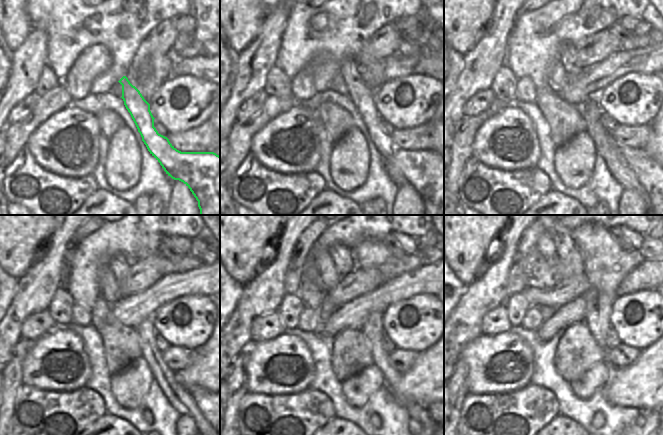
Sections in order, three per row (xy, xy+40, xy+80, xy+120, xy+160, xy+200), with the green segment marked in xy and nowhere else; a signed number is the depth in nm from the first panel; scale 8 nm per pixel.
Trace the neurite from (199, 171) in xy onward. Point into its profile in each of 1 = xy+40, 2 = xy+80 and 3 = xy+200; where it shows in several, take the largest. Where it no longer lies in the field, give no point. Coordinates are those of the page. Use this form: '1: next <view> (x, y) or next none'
1: next xy+40 (423, 169)
2: next xy+80 (647, 170)
3: next xy+200 (562, 237)

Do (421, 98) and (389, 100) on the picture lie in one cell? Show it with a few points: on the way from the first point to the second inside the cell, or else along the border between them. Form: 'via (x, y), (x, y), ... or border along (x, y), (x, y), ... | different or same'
via (413, 98), (397, 97) | same

